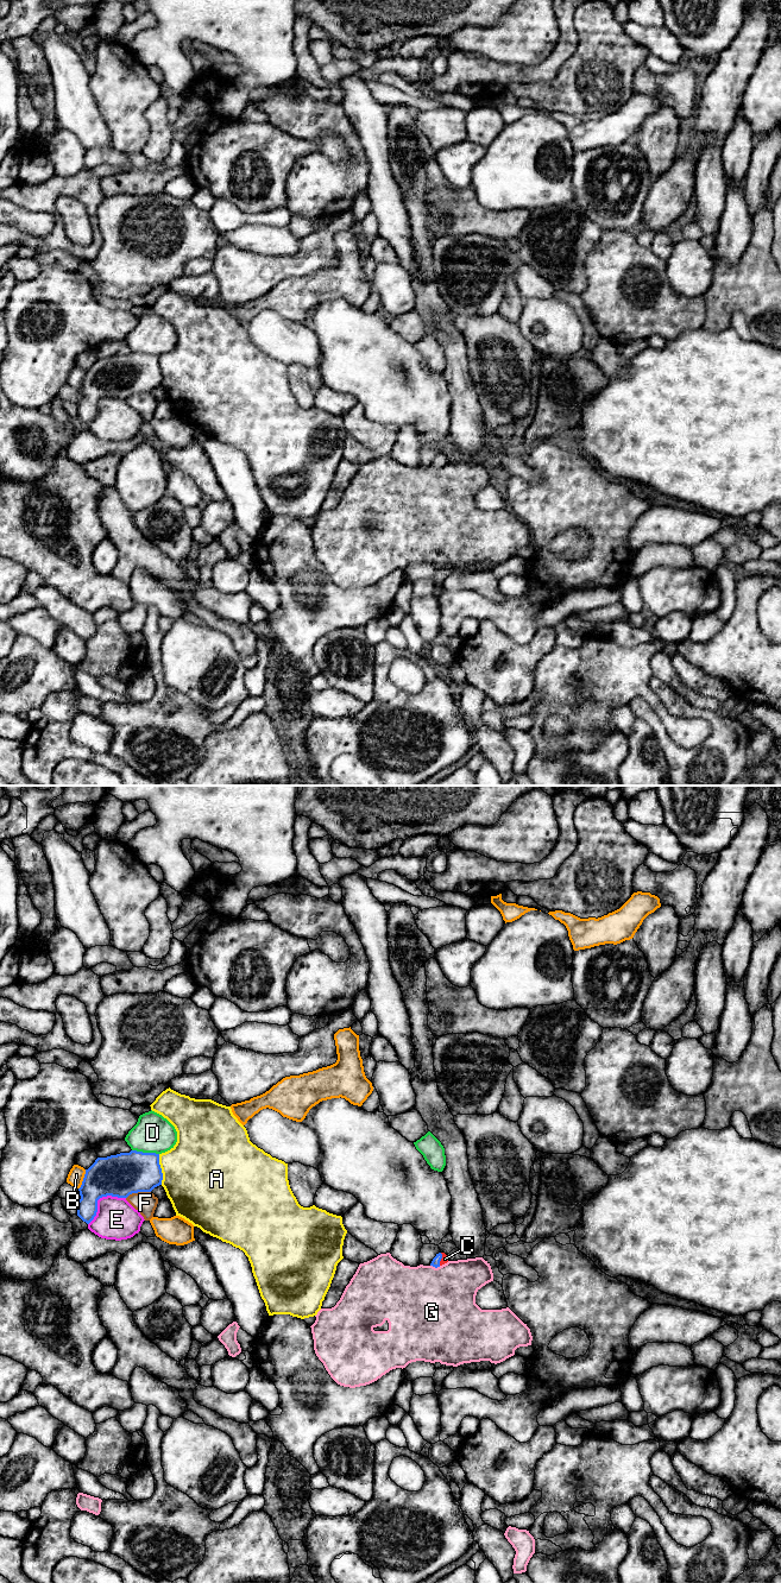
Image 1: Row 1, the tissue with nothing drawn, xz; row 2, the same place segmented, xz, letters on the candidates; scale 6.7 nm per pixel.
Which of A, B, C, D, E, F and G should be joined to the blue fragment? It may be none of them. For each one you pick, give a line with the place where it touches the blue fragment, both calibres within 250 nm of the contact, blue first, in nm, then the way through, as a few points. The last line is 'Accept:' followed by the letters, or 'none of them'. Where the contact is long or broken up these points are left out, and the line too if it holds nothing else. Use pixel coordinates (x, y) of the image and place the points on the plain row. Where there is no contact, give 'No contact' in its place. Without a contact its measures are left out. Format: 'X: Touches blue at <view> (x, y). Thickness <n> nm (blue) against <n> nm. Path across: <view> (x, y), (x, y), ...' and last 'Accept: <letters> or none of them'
C: Touches blue at xz (441, 459). Thickness 60 nm (blue) against 50 nm. Path across: xz (435, 464), (441, 459), (445, 460)
Accept: C

